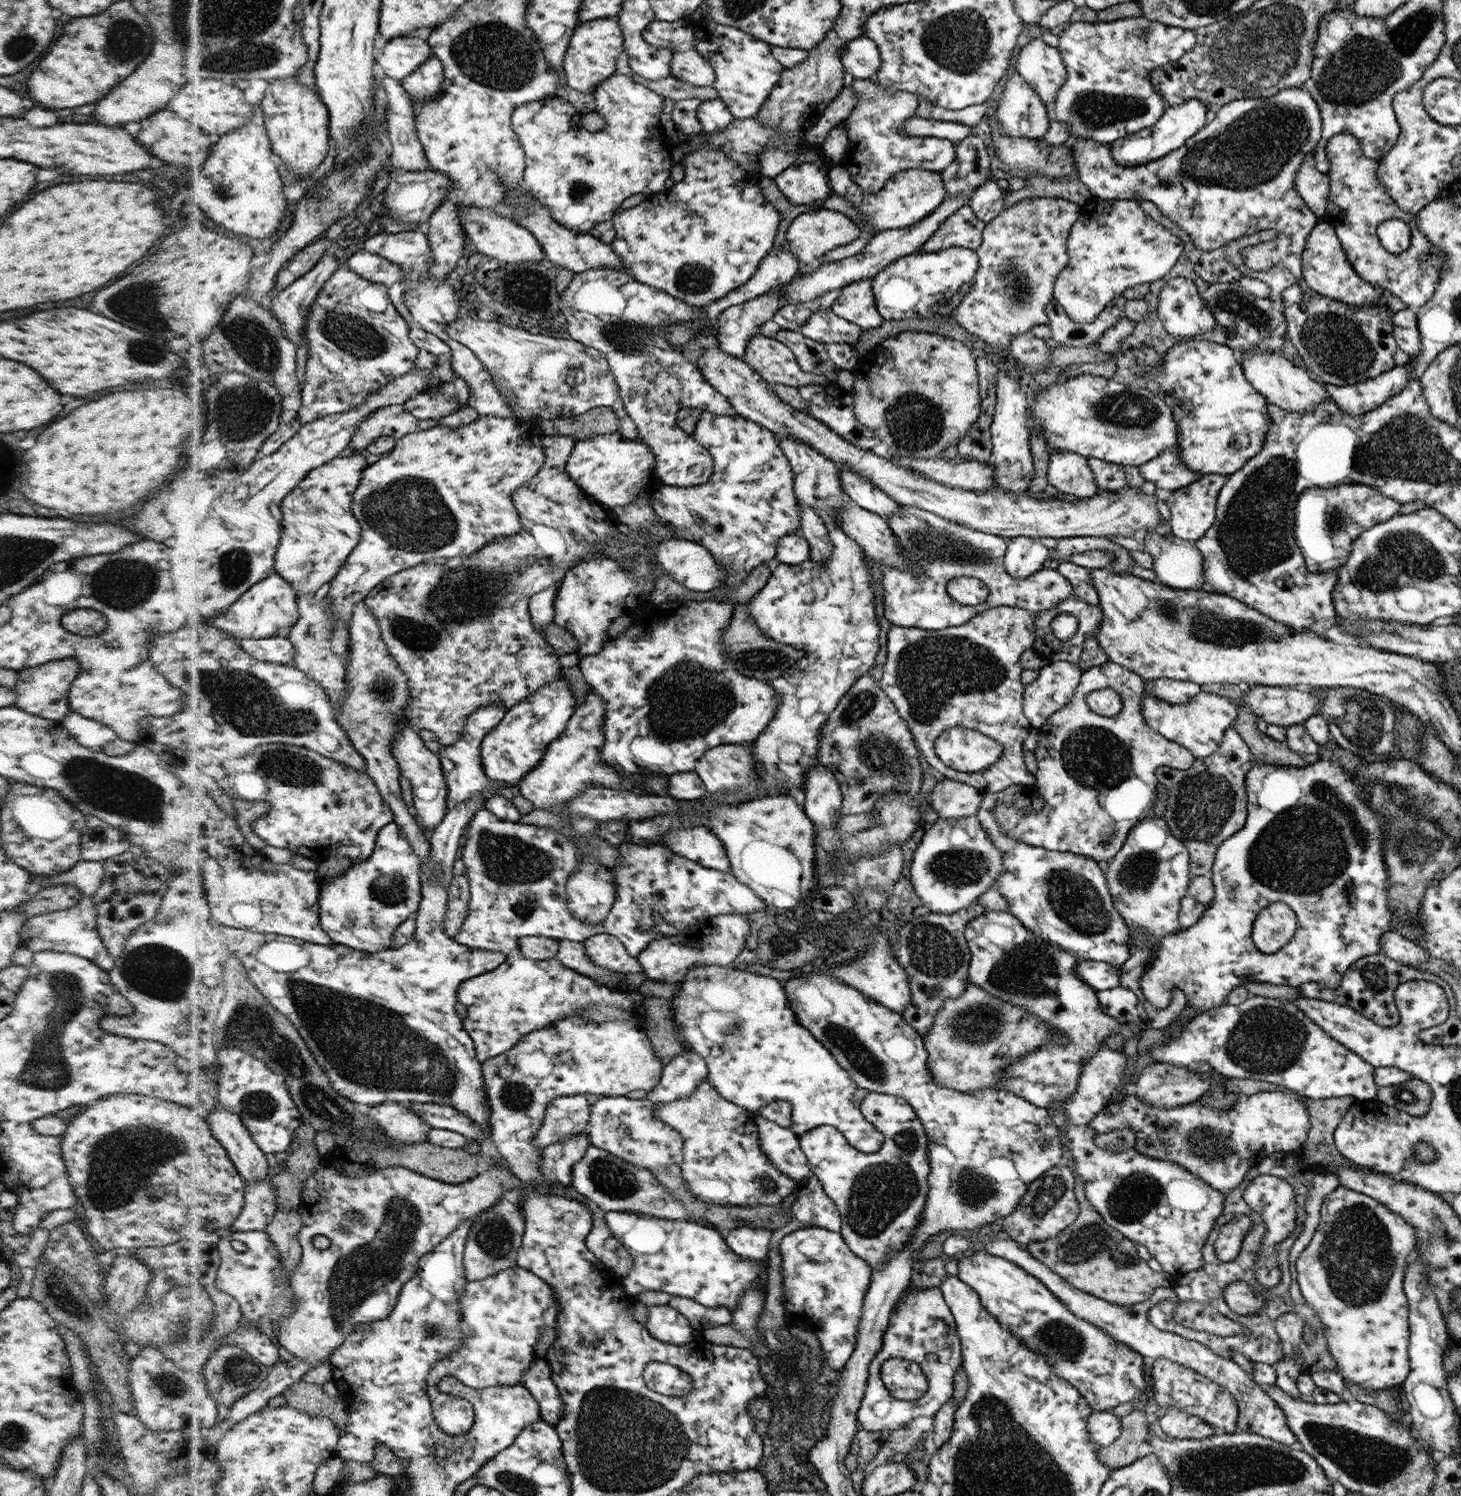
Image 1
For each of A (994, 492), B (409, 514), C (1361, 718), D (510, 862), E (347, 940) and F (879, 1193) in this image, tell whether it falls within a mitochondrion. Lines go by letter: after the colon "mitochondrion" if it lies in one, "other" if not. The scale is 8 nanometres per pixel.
A: other
B: mitochondrion
C: mitochondrion
D: mitochondrion
E: other
F: mitochondrion

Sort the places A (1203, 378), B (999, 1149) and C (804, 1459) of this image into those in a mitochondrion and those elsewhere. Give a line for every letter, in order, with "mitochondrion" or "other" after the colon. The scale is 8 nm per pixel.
A: other
B: mitochondrion
C: other

